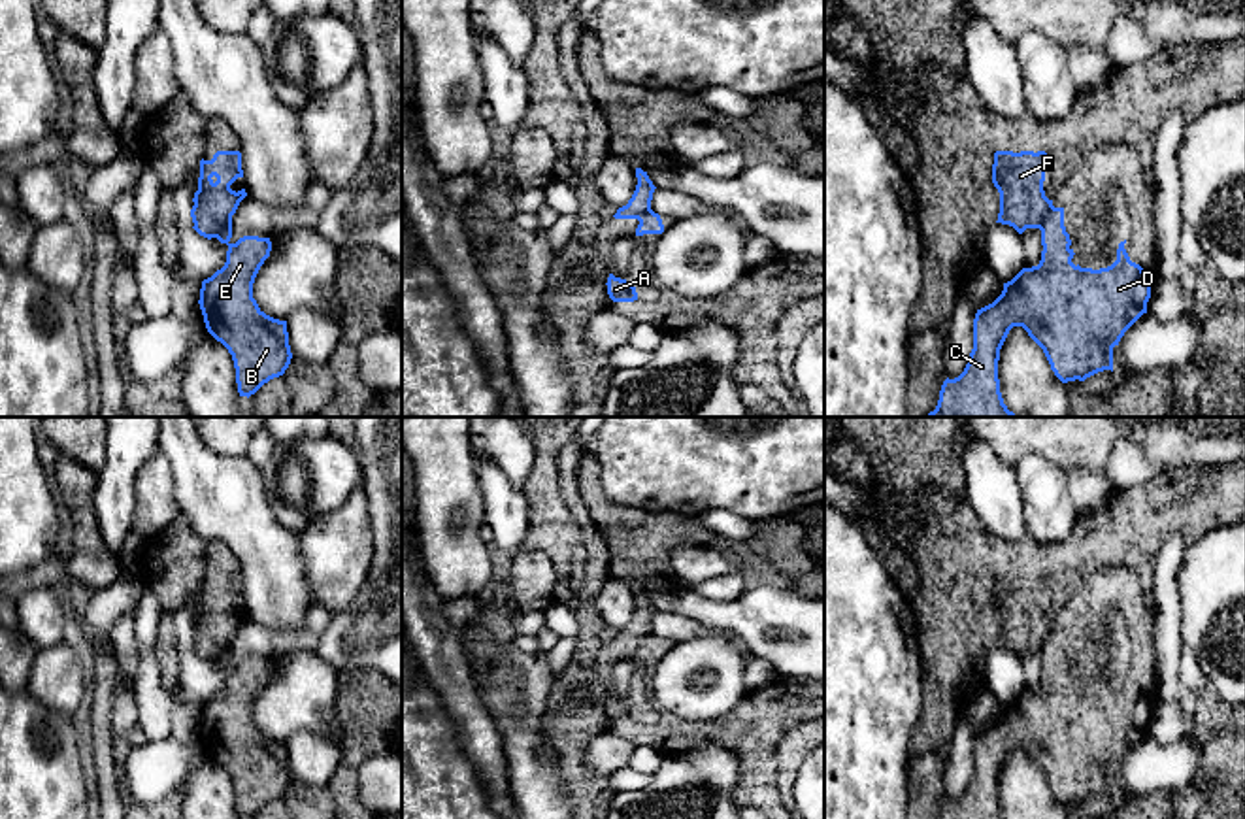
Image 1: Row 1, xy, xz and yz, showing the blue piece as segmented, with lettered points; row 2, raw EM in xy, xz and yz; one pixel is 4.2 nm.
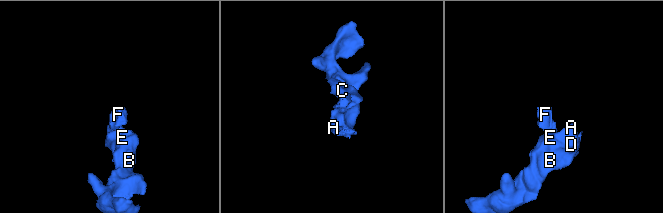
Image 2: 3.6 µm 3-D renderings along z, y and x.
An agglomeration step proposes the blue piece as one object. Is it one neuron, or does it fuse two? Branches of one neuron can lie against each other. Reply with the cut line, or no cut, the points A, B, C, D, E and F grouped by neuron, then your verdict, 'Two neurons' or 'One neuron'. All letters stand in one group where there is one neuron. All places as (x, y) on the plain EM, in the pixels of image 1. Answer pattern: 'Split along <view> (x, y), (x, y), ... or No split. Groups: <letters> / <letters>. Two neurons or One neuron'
Split along yz (1053, 629), (1038, 650). Groups: A B C D E / F. Two neurons

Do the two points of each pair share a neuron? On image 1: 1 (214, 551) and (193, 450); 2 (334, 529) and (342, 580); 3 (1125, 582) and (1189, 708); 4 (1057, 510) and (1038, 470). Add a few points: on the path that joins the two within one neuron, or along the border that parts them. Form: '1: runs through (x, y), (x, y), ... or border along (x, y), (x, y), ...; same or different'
1: border along (208, 540), (225, 544), (234, 553), (240, 572); different
2: runs through (336, 542), (336, 567); same
3: border along (1149, 602), (1153, 616), (1153, 684); different
4: runs through (1047, 501), (1042, 480); same

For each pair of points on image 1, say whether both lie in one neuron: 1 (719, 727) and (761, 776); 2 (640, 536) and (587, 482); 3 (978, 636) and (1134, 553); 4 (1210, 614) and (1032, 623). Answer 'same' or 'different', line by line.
1: same
2: same
3: same
4: different

